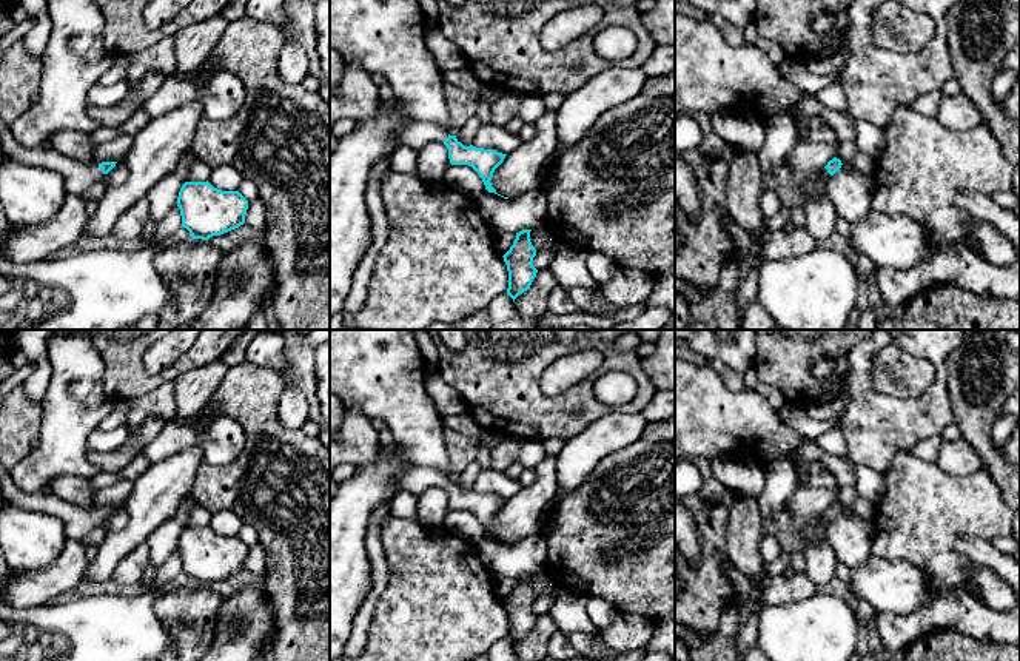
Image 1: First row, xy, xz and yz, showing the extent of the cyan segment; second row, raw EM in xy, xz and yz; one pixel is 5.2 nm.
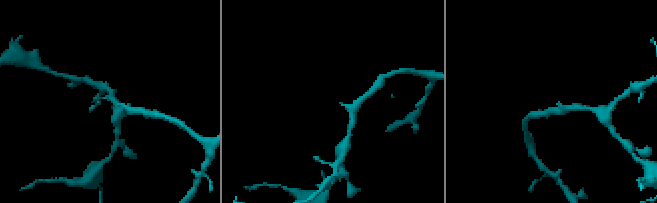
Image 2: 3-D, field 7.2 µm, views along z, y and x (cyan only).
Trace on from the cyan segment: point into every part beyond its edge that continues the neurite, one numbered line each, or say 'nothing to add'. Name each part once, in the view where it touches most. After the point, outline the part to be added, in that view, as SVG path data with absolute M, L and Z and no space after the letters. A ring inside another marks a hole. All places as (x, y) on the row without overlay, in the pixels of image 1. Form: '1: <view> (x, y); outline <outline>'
1: xy (77, 521); outline M0 464L0 492L5 499L32 512L46 512L57 516L65 524L65 533L68 539L82 541L91 530L105 525L97 508L82 508L71 502L66 502L49 490L42 490L39 493L20 492L9 471Z

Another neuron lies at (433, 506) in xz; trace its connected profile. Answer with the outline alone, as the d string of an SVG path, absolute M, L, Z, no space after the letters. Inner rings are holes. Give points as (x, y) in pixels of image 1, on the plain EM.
M430 487L418 495L418 521L441 530L450 510L448 493L442 487Z

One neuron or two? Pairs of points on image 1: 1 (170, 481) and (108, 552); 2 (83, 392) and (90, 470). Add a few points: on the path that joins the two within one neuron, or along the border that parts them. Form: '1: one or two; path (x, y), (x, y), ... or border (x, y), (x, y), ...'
1: one; path (151, 499), (144, 520), (127, 536)
2: one; path (76, 412), (76, 450)

